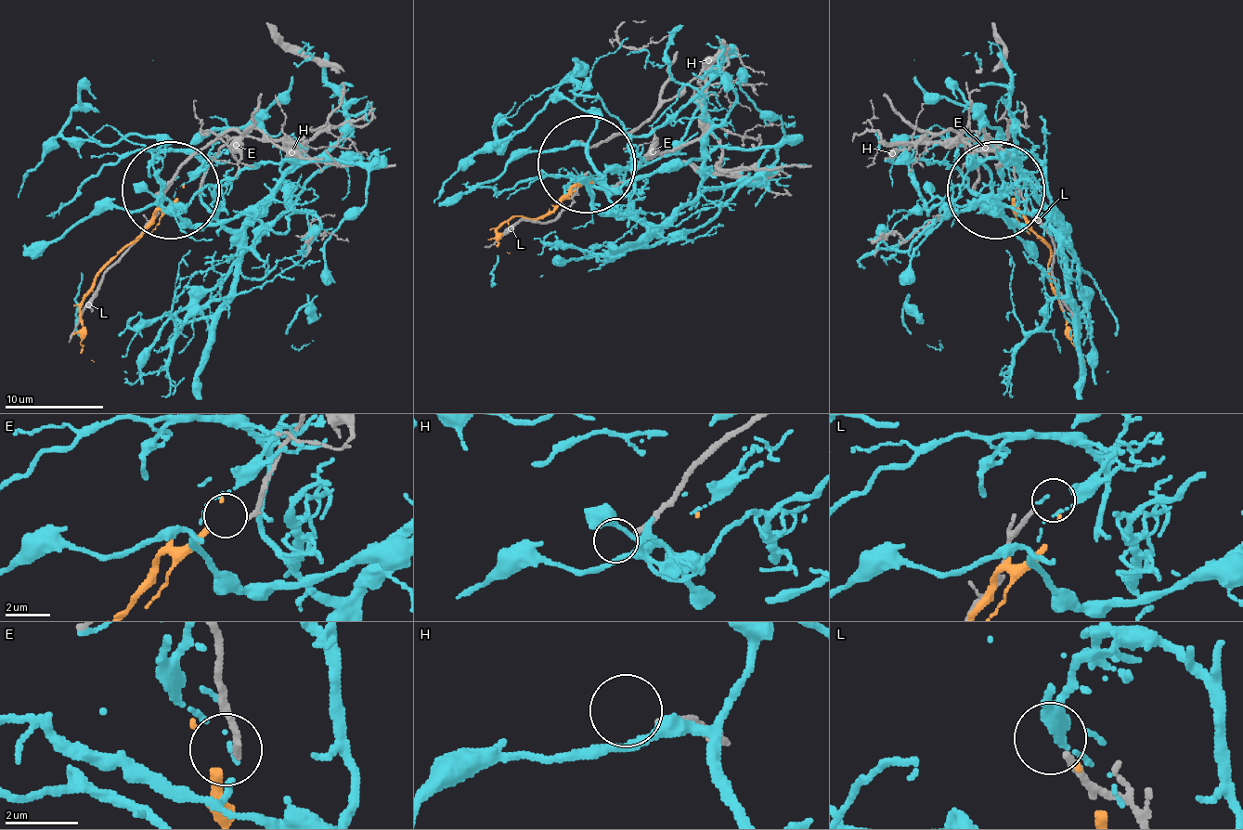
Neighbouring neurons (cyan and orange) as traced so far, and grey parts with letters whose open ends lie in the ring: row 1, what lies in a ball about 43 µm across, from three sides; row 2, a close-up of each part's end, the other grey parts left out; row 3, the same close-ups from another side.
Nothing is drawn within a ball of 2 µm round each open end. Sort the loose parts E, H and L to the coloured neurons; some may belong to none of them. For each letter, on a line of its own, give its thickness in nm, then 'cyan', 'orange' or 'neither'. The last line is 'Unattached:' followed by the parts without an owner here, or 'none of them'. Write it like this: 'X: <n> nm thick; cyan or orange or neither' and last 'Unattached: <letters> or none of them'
E: 170 nm thick; orange
H: 240 nm thick; neither
L: 200 nm thick; neither
Unattached: H, L

